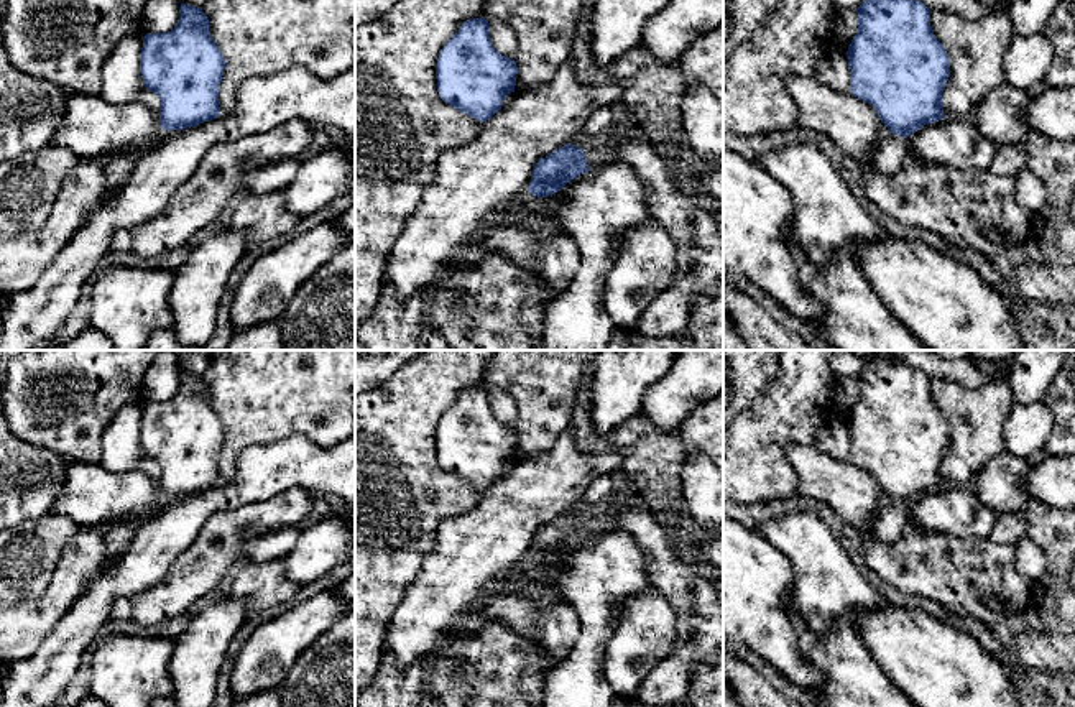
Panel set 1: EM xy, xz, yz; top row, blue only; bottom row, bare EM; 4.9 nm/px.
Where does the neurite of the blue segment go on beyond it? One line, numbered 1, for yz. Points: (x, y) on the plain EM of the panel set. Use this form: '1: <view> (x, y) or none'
1: none

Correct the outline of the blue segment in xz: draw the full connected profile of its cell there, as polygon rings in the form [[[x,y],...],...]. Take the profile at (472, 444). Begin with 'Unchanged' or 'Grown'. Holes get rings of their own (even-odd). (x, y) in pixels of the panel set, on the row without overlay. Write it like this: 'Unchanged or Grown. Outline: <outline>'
Unchanged. Outline: [[[467,388],[441,418],[436,432],[441,467],[468,485],[487,490],[510,460],[514,460],[518,436],[490,409],[488,390]]]

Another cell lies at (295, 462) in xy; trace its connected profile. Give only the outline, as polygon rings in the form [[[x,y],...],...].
[[[355,432],[324,449],[304,436],[253,446],[237,457],[235,475],[201,493],[166,498],[143,523],[122,556],[92,580],[39,648],[2,669],[0,707],[51,707],[76,677],[82,654],[120,597],[133,597],[164,579],[178,556],[215,513],[265,501],[301,488],[355,508]]]

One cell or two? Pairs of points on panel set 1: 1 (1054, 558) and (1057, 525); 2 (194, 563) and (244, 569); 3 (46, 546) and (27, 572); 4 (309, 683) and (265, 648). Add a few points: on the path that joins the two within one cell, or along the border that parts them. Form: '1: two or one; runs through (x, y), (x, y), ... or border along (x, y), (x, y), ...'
1: one; runs through (1054, 549), (1056, 533)
2: two; border along (239, 559), (230, 571)
3: one; runs through (40, 553), (27, 566)
4: two; border along (316, 638), (298, 656), (278, 688)

